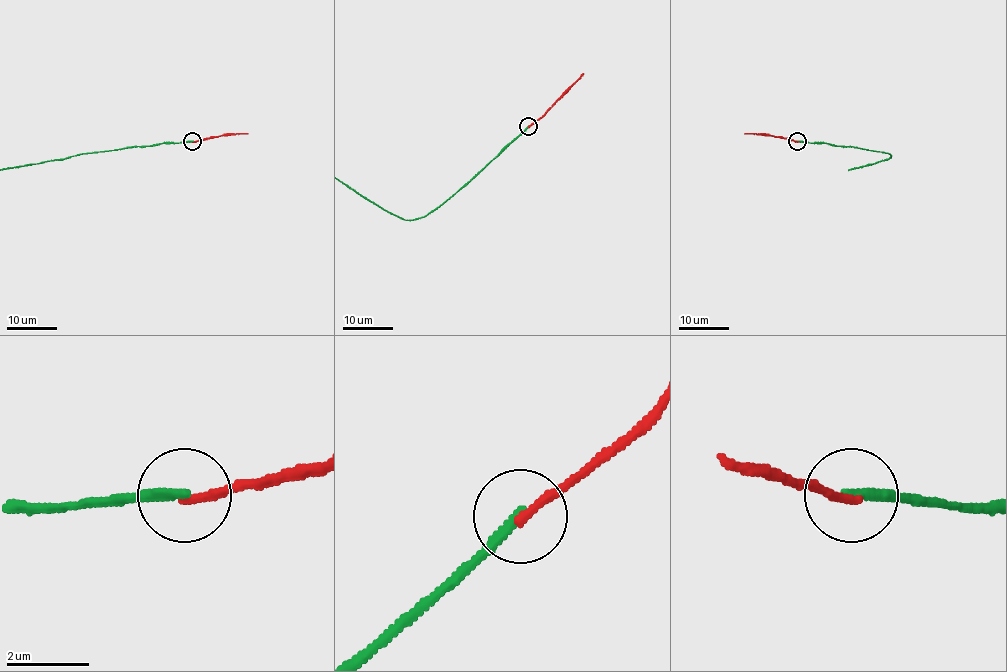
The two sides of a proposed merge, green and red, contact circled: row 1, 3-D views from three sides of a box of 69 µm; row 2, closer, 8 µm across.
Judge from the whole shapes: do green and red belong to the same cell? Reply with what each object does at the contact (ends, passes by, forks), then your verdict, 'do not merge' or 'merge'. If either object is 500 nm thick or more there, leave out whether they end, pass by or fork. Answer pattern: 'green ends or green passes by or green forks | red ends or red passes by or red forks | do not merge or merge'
green ends | red ends | do not merge

